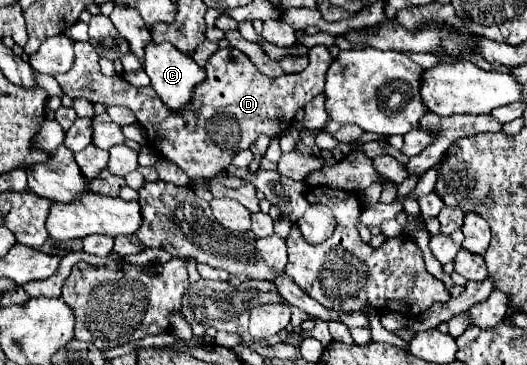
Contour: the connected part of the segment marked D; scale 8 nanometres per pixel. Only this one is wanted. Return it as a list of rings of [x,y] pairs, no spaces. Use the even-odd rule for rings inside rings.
[[[75,42],[75,64],[69,72],[55,76],[59,86],[69,98],[87,98],[89,102],[101,102],[105,106],[119,104],[135,112],[139,124],[147,132],[147,142],[153,150],[175,162],[189,178],[211,180],[219,170],[231,164],[231,158],[247,150],[259,134],[279,138],[291,128],[297,110],[323,92],[325,74],[333,62],[325,46],[313,46],[307,54],[309,66],[299,74],[283,74],[269,78],[257,70],[257,66],[237,48],[219,48],[207,60],[207,78],[195,88],[191,108],[183,112],[171,112],[151,92],[151,86],[137,88],[121,76],[103,76],[99,70],[99,56],[89,42]]]

